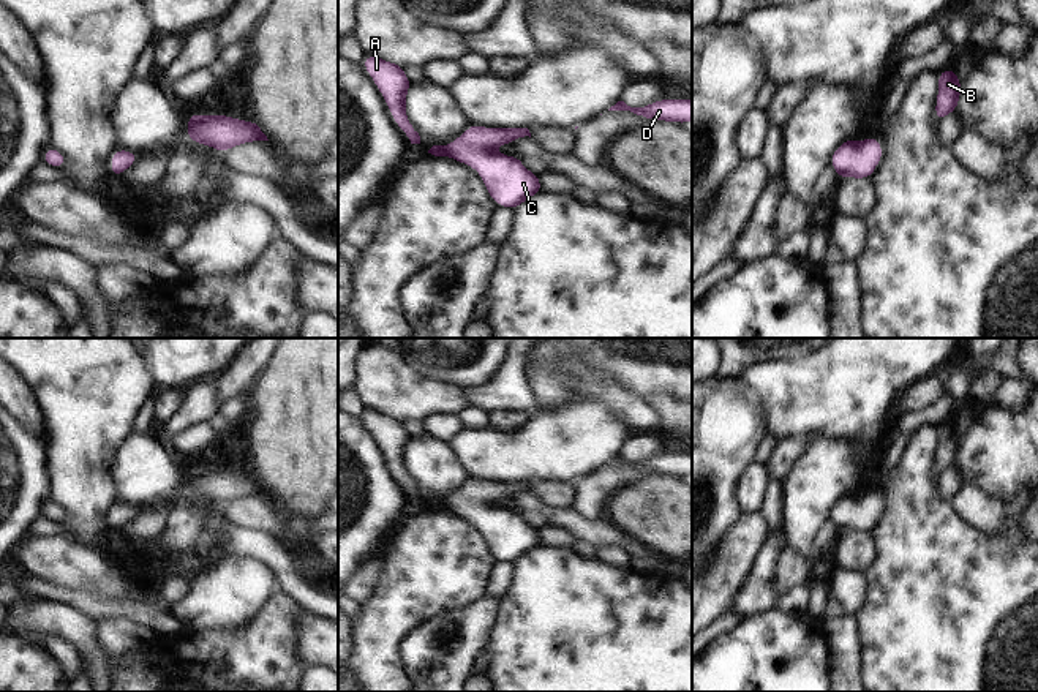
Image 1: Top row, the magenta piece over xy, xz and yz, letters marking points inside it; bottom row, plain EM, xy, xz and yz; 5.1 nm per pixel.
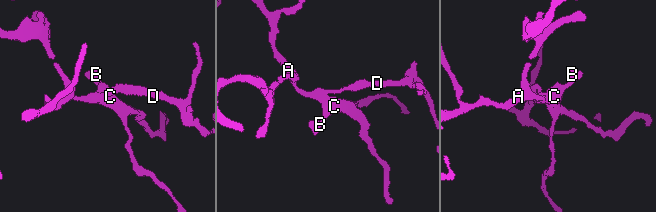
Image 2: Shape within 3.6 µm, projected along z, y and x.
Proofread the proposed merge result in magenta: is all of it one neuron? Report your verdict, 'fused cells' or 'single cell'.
single cell

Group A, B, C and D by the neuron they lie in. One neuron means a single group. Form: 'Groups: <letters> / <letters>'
Groups: A B C D.

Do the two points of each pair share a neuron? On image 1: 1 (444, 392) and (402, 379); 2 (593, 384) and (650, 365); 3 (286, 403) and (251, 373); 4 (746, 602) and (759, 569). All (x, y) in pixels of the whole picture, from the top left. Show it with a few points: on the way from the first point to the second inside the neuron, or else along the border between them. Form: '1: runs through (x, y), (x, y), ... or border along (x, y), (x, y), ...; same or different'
1: runs through (433, 392), (413, 391); same
2: border along (586, 354), (591, 361), (615, 372), (646, 398); different
3: border along (275, 354), (248, 392); different
4: runs through (754, 594), (759, 577); same

